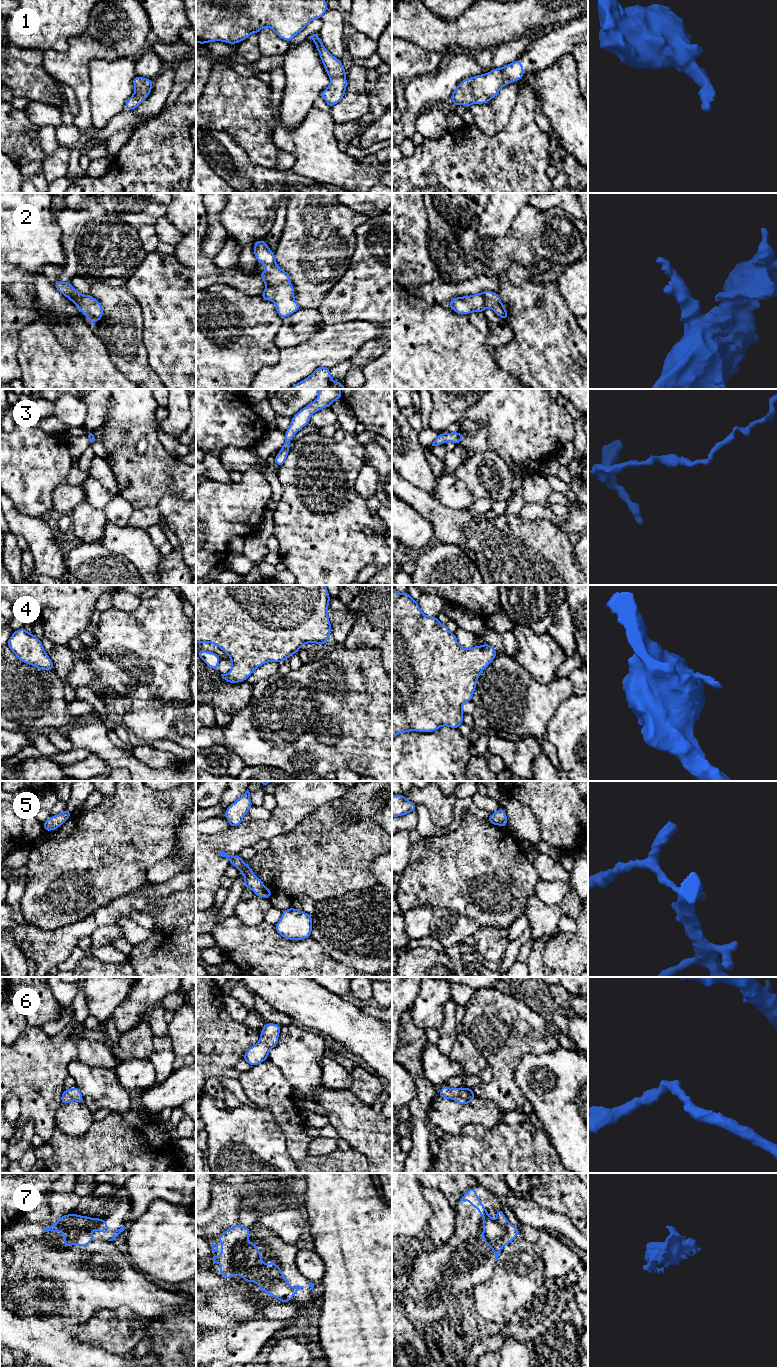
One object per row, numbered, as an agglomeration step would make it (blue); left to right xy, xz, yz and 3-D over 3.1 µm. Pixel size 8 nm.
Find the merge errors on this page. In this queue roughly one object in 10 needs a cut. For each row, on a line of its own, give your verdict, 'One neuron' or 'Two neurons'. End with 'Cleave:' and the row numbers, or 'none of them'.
1: One neuron
2: One neuron
3: One neuron
4: One neuron
5: One neuron
6: One neuron
7: One neuron
Cleave: none of them

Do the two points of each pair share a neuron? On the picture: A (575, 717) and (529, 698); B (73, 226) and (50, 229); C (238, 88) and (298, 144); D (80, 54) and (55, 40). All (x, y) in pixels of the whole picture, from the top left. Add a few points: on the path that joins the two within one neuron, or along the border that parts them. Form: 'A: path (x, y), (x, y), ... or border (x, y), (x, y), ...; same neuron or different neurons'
A: border (573, 695), (565, 699), (558, 706), (545, 730); different neurons
B: border (56, 217), (61, 232), (61, 245), (64, 251); different neurons
C: border (270, 100), (276, 124), (273, 142), (277, 146); different neurons
D: border (69, 40), (64, 51), (44, 52); different neurons

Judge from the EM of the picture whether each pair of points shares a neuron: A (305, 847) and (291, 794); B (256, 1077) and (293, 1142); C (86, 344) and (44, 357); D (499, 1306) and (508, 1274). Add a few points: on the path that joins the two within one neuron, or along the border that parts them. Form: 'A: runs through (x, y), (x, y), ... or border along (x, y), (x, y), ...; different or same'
A: border along (317, 808), (293, 829), (279, 836); different
B: runs through (272, 1092), (288, 1111), (292, 1126); same
C: runs through (76, 354), (73, 357), (54, 357); same
D: runs through (500, 1298), (508, 1290), (508, 1282); same

